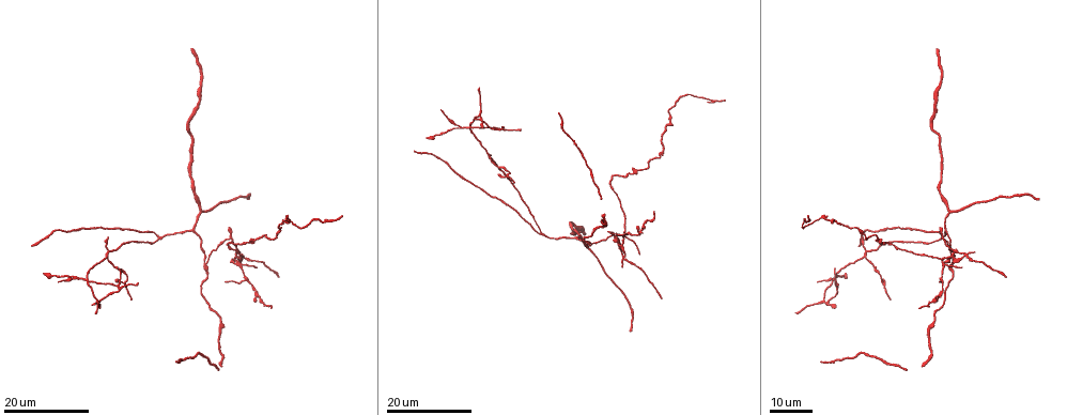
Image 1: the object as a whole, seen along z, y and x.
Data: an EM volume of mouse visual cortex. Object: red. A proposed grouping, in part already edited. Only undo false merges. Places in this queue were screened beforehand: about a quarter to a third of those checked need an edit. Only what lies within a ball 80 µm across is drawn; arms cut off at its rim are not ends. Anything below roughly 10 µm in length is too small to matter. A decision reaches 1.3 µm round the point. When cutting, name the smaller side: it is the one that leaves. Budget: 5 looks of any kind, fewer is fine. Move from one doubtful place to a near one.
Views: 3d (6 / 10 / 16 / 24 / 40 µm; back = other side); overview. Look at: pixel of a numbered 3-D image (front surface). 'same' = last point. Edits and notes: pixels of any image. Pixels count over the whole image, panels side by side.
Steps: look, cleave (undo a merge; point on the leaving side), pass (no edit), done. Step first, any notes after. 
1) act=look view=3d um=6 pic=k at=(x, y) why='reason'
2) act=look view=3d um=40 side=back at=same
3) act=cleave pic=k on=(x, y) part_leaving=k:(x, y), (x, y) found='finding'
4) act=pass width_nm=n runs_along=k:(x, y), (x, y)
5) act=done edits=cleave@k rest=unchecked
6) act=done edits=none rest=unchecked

act=look view=3d um=24 pic=1 at=(159, 236) why='a fork'

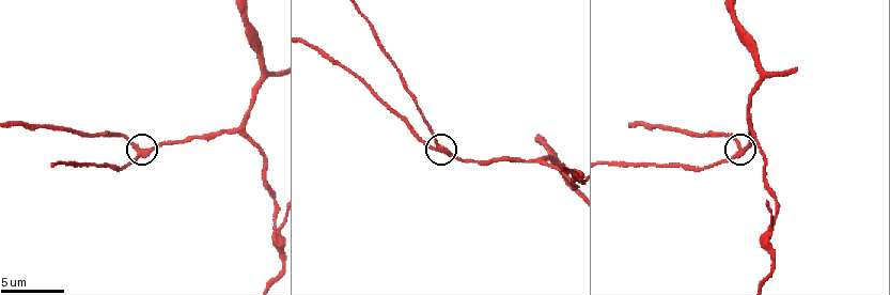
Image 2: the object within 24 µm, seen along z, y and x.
act=look view=3d um=10 pic=2 at=(141, 154)

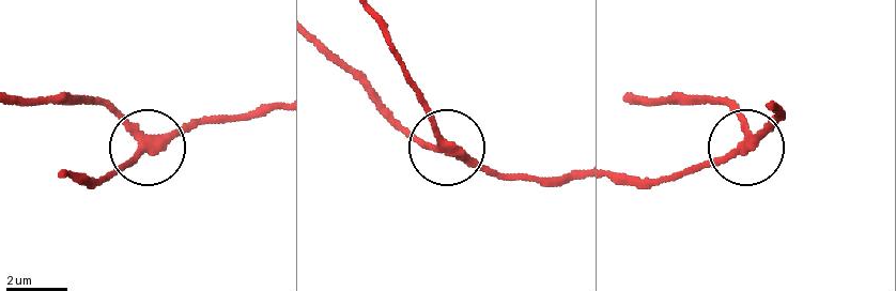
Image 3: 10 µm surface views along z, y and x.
act=pass arms=3 runs_along=3:(278, 102), (209, 118), (148, 142), (96, 96) found='all the same neuron'

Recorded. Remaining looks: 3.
act=look view=3d um=10 pic=2 at=(575, 182) why='branch point'

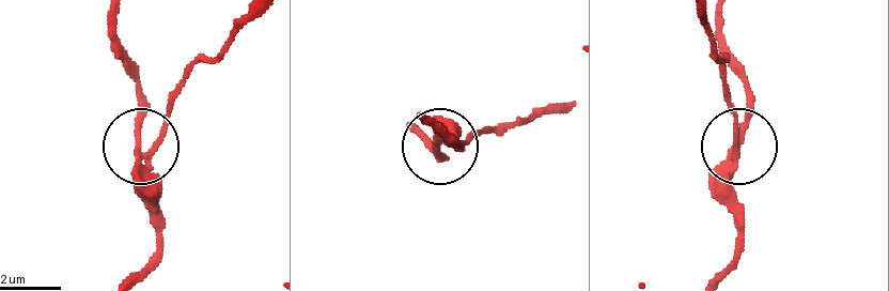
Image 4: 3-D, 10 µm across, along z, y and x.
act=look view=3d um=10 side=back pic=4 at=(438, 143)

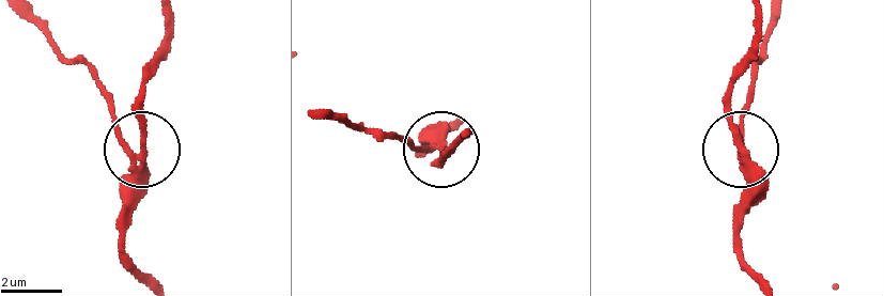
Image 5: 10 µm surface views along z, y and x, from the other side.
act=cleave pic=5 on=(120, 136) side_arm_um=61 arms=3 found='a second neuron is stuck on'

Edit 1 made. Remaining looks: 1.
act=done edits=cleave@5 rest=unchecked

